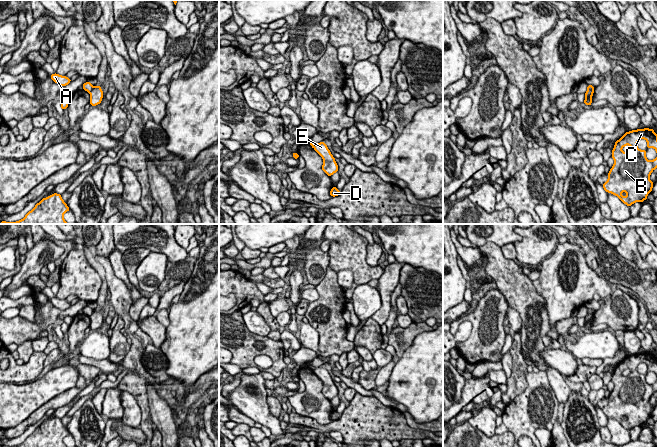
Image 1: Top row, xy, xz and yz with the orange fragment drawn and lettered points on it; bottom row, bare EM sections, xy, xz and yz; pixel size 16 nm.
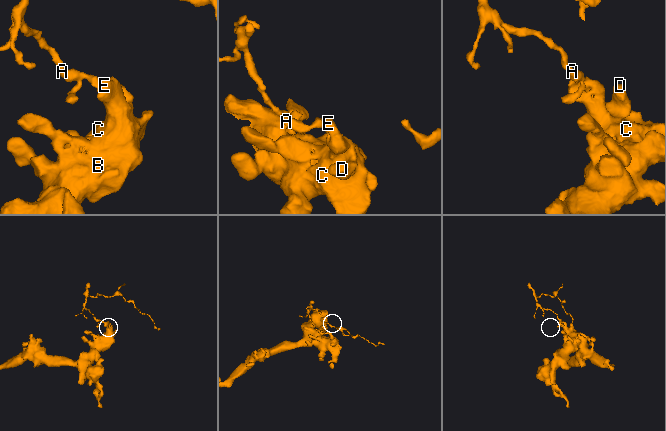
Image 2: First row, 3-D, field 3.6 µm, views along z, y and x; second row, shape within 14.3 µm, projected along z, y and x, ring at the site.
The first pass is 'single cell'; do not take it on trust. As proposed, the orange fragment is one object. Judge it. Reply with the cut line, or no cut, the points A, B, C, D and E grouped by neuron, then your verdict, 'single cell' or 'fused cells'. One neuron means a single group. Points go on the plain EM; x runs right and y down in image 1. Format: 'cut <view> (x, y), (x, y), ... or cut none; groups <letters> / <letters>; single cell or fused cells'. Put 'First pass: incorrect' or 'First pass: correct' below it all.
cut xy (93, 311), (89, 316); groups A / B C D E; fused cells
First pass: incorrect

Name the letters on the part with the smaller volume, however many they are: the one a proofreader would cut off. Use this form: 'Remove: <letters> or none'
Remove: A

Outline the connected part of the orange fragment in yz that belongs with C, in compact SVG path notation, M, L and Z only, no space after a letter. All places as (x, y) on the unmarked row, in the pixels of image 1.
M644 352L626 356L615 366L612 374L614 389L610 392L608 404L602 409L606 416L616 419L627 430L646 424L654 410L649 400L657 392L657 381L652 385L646 382L646 374L640 374L637 371L640 363L647 365L647 373L654 372L657 376L657 358L653 353Z

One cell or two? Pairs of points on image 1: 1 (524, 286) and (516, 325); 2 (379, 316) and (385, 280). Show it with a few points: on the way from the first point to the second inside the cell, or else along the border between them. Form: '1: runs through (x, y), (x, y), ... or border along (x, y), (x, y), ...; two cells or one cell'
1: border along (508, 304), (520, 317), (521, 333); two cells
2: runs through (385, 307), (385, 289); one cell

